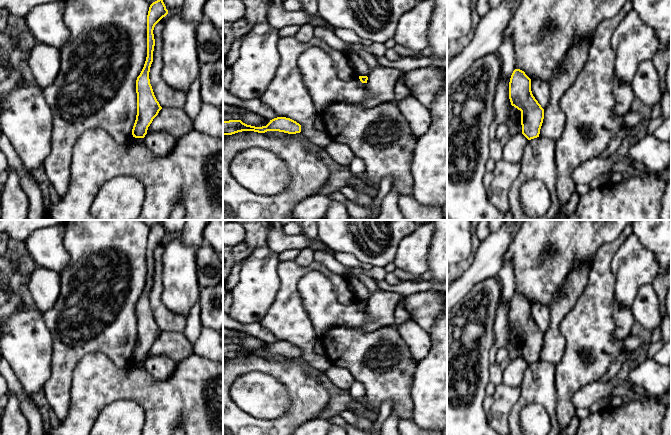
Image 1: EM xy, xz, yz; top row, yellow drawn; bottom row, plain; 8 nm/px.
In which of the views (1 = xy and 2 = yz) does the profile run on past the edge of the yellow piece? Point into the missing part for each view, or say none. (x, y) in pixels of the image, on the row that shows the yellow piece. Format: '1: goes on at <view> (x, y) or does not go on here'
1: does not go on here
2: does not go on here

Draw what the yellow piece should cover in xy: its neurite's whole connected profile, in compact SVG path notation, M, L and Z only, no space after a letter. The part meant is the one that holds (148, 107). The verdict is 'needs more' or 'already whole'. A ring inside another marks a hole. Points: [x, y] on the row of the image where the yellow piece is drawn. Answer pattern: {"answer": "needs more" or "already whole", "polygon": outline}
{"answer": "already whole", "polygon": "M163 0L153 2L147 15L147 57L144 67L136 80L137 115L132 129L135 138L144 138L148 127L162 109L157 101L150 84L149 72L153 62L155 39L153 30L155 25L166 15L168 10Z"}

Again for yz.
{"answer": "already whole", "polygon": "M515 69L509 82L511 105L521 111L522 134L528 139L539 137L544 119L544 109L531 91L531 79L520 69Z"}

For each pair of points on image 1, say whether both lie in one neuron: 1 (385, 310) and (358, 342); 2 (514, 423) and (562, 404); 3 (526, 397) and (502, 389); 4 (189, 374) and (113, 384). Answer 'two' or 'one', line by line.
1: two
2: two
3: two
4: one

